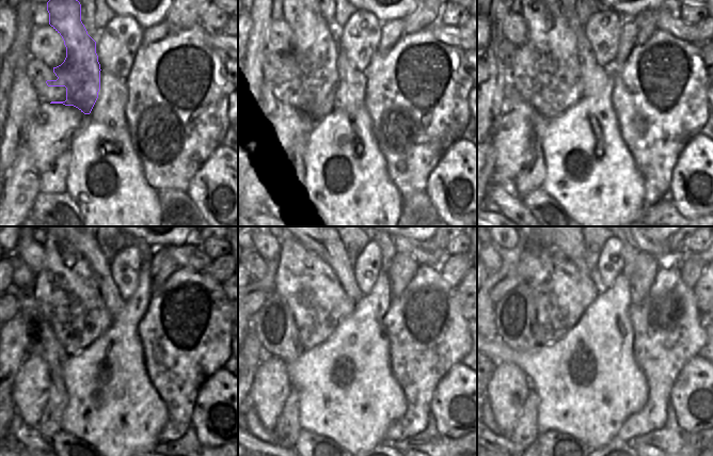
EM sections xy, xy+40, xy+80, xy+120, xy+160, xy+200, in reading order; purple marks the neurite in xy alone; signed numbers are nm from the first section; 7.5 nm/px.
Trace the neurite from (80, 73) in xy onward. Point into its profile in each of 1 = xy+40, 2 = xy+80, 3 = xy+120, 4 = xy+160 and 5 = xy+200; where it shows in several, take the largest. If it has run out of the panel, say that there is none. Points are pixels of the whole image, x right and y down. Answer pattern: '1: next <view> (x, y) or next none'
1: next xy+40 (314, 57)
2: next xy+80 (551, 45)
3: next xy+120 (66, 276)
4: next xy+160 (317, 299)
5: next xy+200 (561, 294)

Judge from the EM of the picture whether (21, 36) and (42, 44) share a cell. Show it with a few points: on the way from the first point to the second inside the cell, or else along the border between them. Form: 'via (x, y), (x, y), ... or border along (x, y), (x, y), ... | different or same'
border along (34, 25), (28, 43), (29, 56) | different

